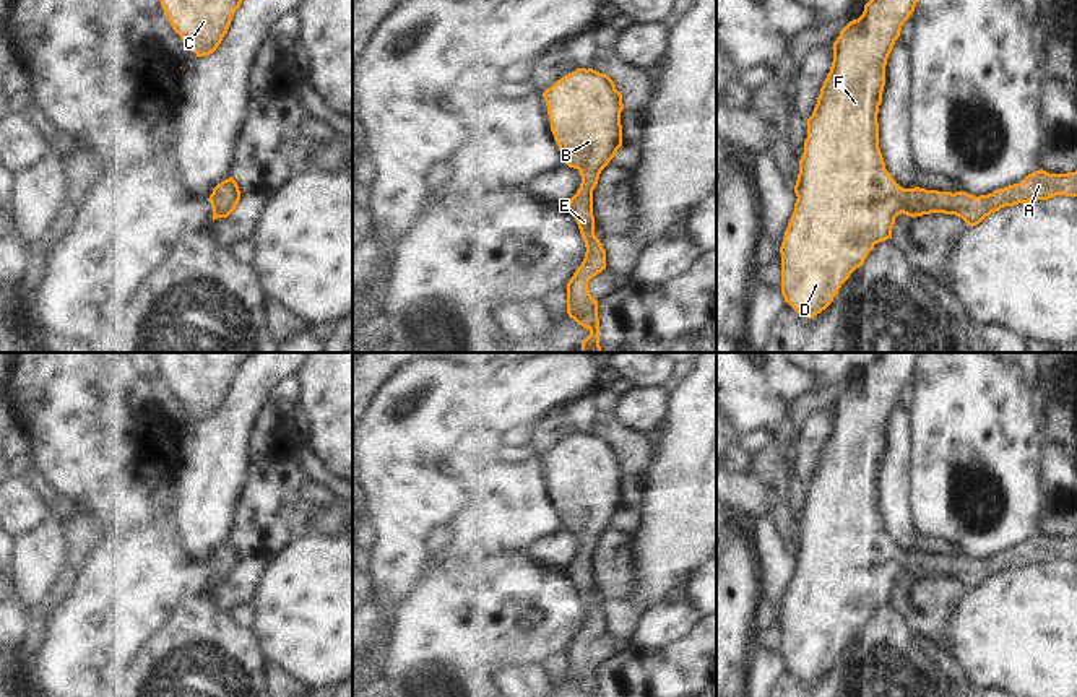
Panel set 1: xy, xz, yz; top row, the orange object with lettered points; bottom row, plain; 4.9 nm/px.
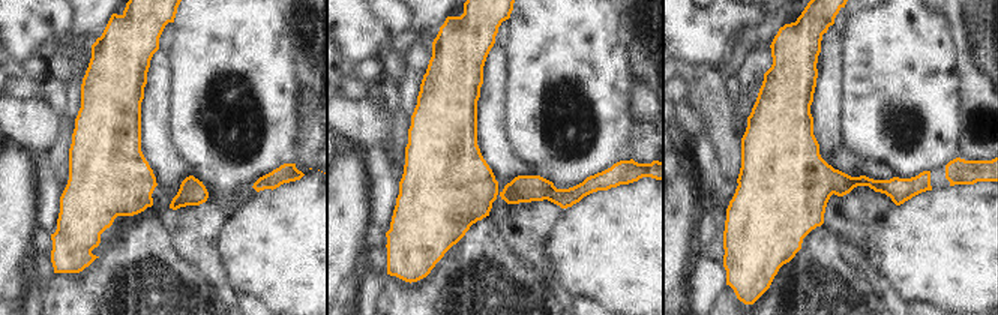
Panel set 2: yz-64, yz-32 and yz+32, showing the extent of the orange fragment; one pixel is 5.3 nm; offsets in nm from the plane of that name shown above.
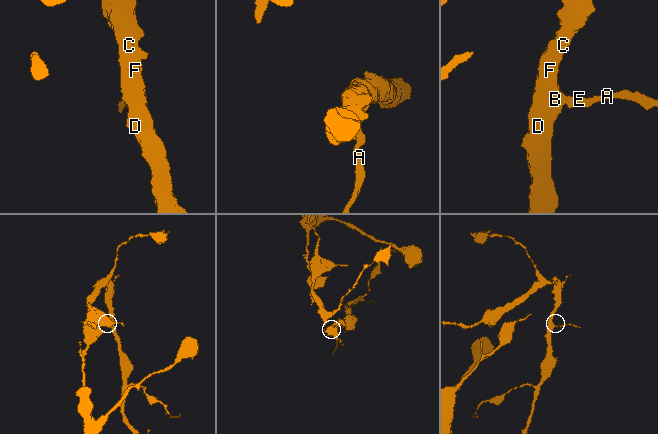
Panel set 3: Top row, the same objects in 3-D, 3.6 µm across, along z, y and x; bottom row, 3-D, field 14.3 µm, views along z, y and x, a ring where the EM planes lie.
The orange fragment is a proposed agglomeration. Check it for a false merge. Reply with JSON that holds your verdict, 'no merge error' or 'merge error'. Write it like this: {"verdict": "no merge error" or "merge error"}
{"verdict": "no merge error"}

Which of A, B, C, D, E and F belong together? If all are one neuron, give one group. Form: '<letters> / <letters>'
A B C D E F

